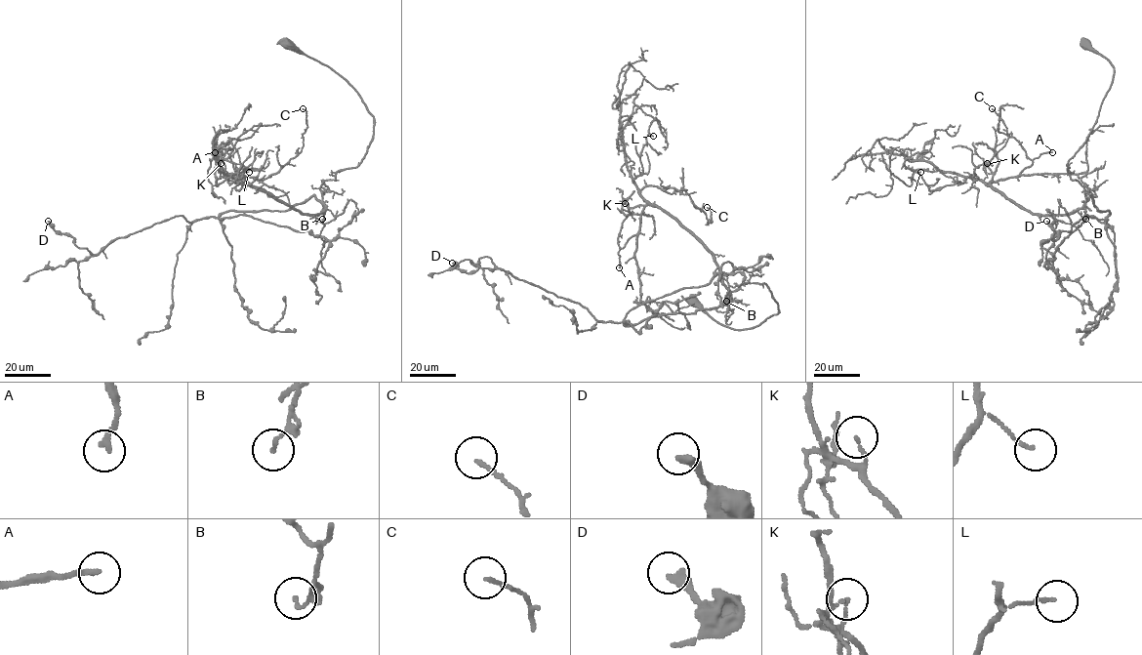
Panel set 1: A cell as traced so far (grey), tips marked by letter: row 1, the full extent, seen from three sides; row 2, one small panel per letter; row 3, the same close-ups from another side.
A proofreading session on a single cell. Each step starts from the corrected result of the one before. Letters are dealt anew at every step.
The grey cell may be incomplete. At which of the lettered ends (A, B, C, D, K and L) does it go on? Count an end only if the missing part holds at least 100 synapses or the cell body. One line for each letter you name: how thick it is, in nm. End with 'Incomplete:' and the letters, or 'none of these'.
Incomplete: none of these

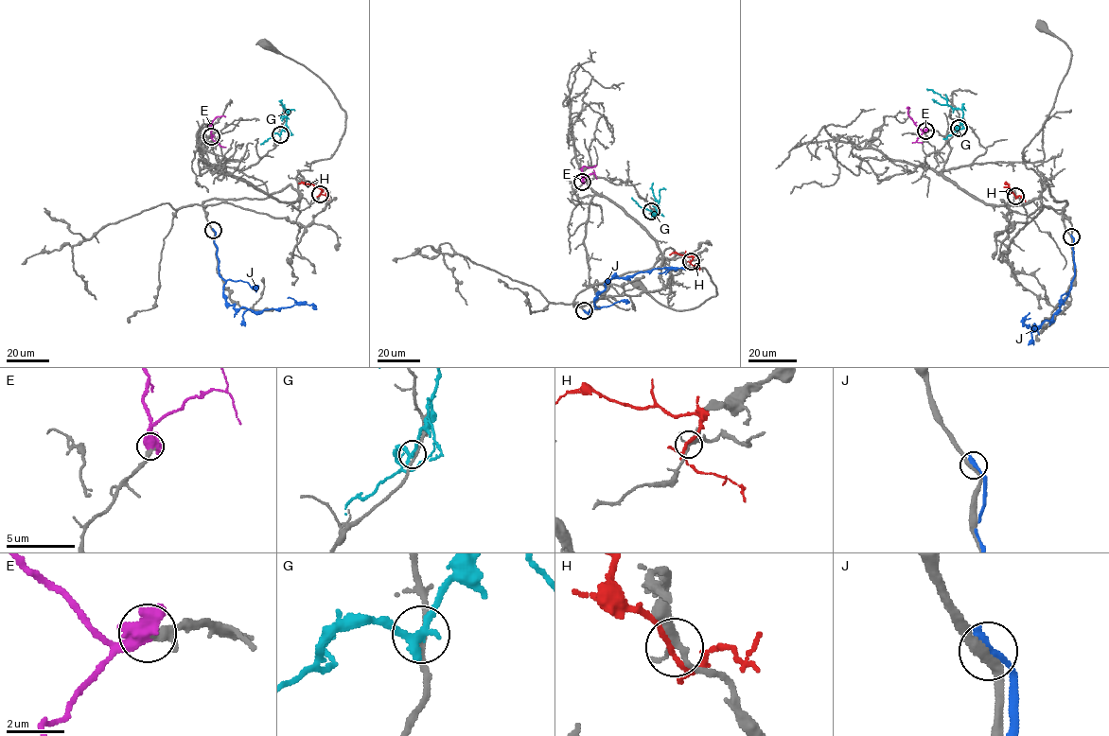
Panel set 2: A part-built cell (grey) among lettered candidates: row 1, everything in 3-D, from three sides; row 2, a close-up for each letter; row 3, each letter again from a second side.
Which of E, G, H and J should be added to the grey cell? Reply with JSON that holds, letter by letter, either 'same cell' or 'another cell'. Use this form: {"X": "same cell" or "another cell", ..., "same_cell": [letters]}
{"E": "same cell", "G": "another cell", "H": "another cell", "J": "another cell", "same_cell": ["E"]}

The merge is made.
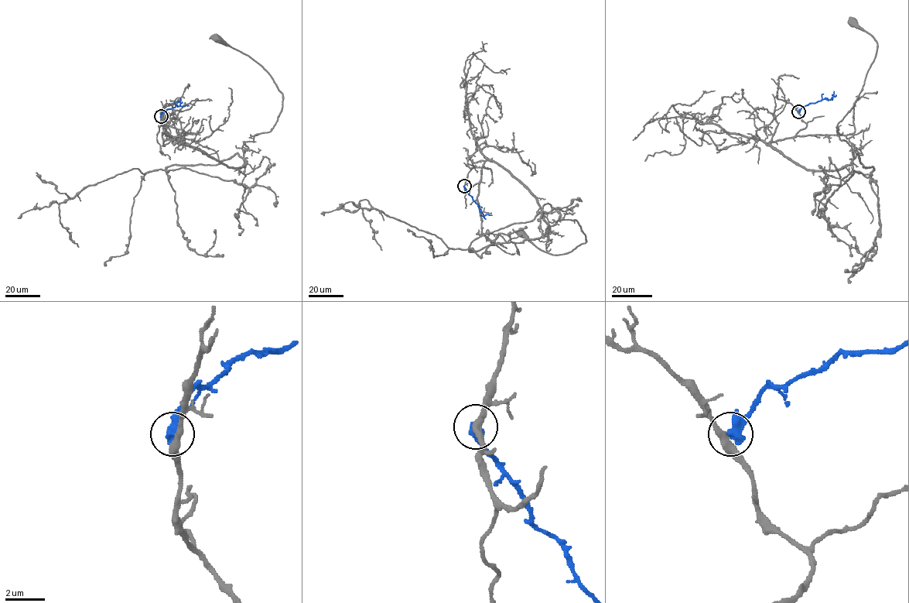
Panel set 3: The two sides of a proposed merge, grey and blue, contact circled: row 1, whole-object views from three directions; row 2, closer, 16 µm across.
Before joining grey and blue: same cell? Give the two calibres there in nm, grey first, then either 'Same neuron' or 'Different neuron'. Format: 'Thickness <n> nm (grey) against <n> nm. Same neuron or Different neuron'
Thickness 380 nm (grey) against 440 nm. Different neuron

